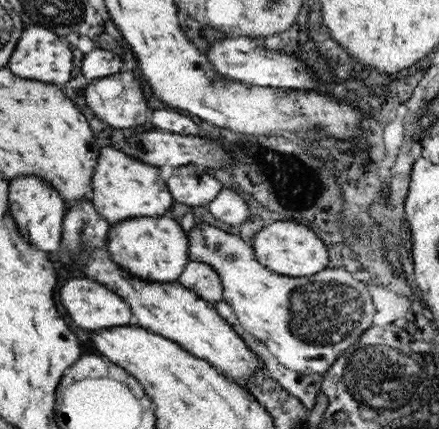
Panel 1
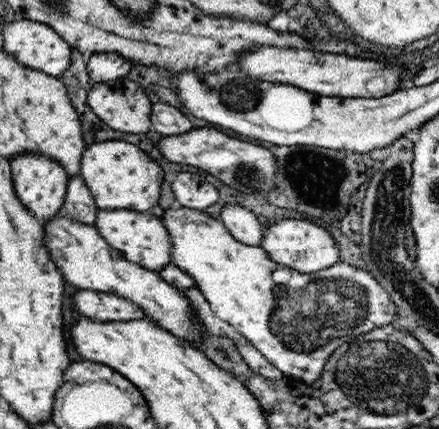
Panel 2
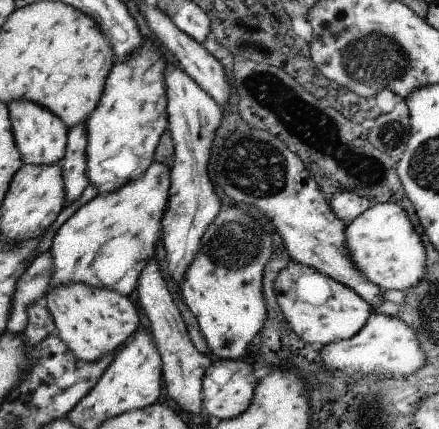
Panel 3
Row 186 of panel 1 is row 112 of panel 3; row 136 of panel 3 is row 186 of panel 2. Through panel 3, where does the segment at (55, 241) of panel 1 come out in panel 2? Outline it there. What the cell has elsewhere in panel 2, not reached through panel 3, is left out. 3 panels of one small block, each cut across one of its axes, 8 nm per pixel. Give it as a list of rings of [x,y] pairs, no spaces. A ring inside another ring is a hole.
[[[39,154],[11,156],[9,162],[11,162],[11,176],[13,176],[15,192],[17,192],[17,198],[23,202],[23,206],[31,214],[35,214],[35,218],[43,224],[59,216],[59,212],[63,210],[65,196],[67,196],[67,174],[65,174],[67,170],[59,166],[59,162],[47,160],[47,156],[39,156]]]

